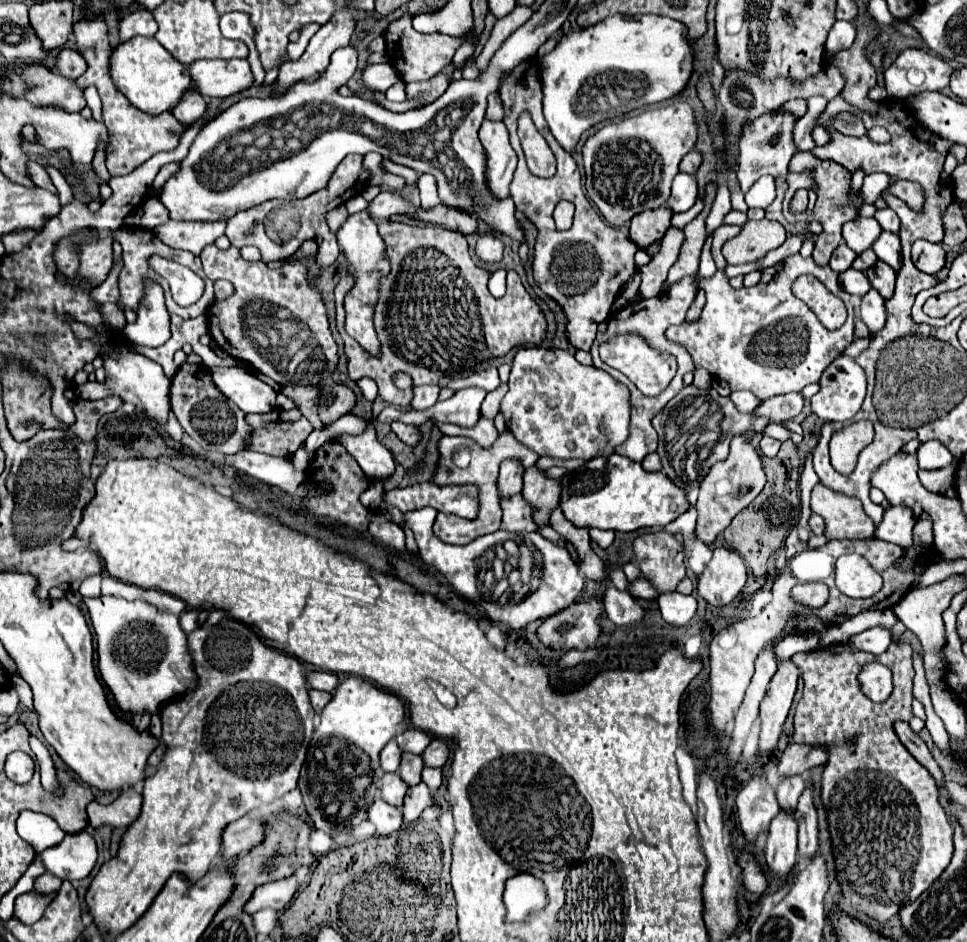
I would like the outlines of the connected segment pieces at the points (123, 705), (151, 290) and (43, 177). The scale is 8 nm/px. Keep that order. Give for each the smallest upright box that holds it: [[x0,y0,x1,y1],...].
[[84,596,196,714],[122,284,170,348],[28,162,57,193]]

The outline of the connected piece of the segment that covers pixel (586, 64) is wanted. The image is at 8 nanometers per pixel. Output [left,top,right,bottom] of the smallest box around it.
[538,14,694,154]

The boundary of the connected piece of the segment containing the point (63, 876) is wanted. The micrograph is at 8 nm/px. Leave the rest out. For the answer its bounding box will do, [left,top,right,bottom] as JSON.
[40,834,98,880]

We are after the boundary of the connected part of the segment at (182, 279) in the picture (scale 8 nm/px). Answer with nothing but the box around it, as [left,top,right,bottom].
[148,256,204,306]

